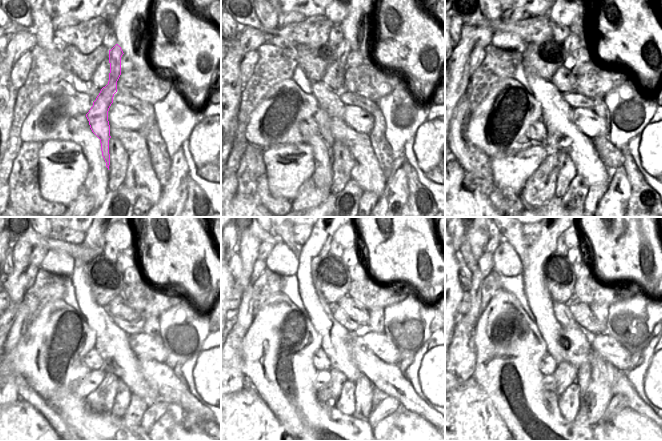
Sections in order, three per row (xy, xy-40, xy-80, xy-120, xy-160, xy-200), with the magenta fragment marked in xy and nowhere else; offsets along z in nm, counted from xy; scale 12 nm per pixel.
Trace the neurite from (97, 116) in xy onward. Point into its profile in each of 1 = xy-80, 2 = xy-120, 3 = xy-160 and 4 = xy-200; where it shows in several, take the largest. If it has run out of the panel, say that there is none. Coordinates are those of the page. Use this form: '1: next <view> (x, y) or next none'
1: next xy-80 (572, 42)
2: next xy-120 (124, 261)
3: next xy-160 (349, 257)
4: next xy-200 (573, 256)

